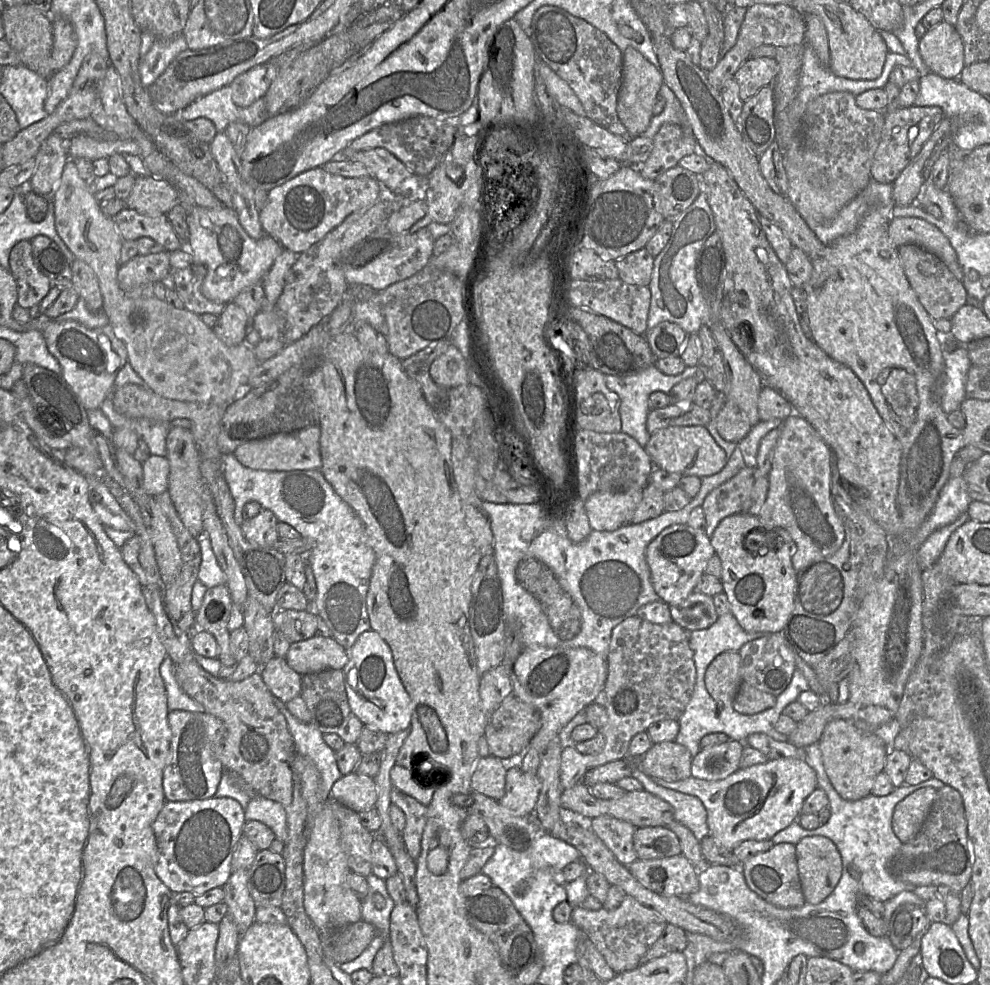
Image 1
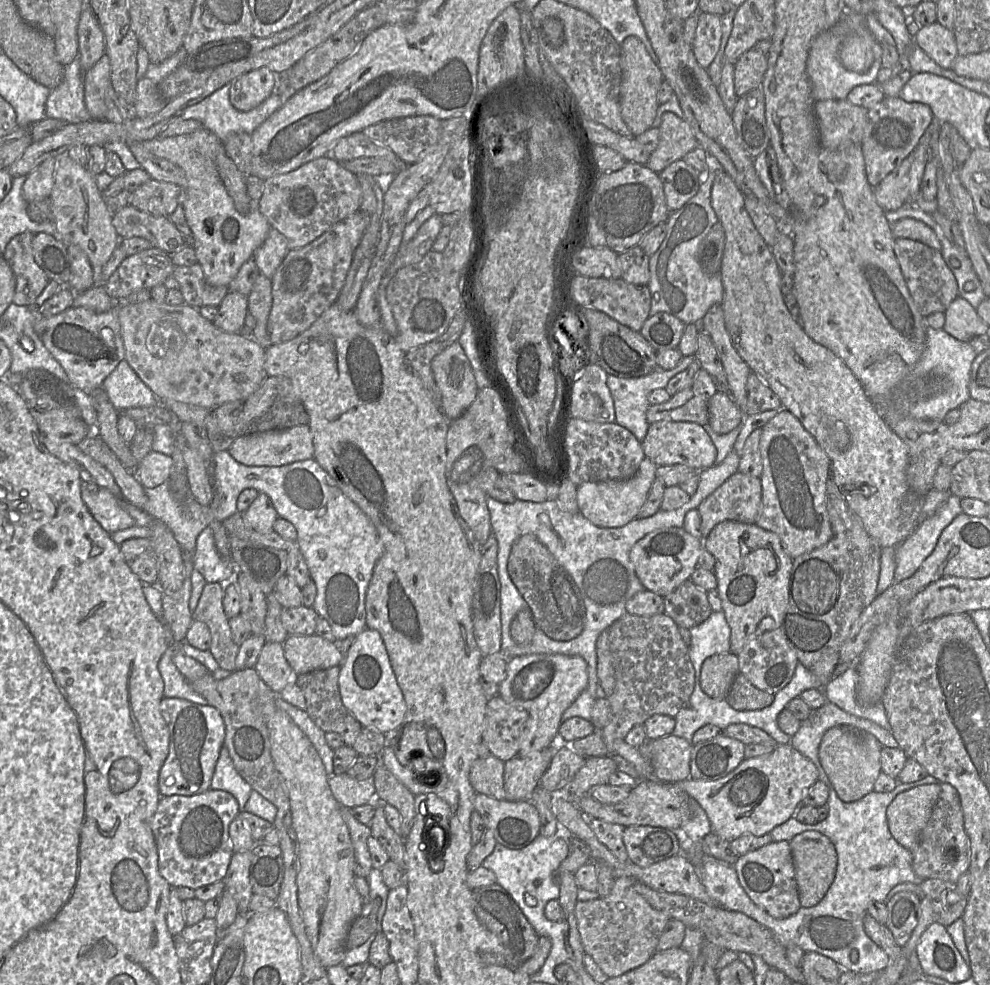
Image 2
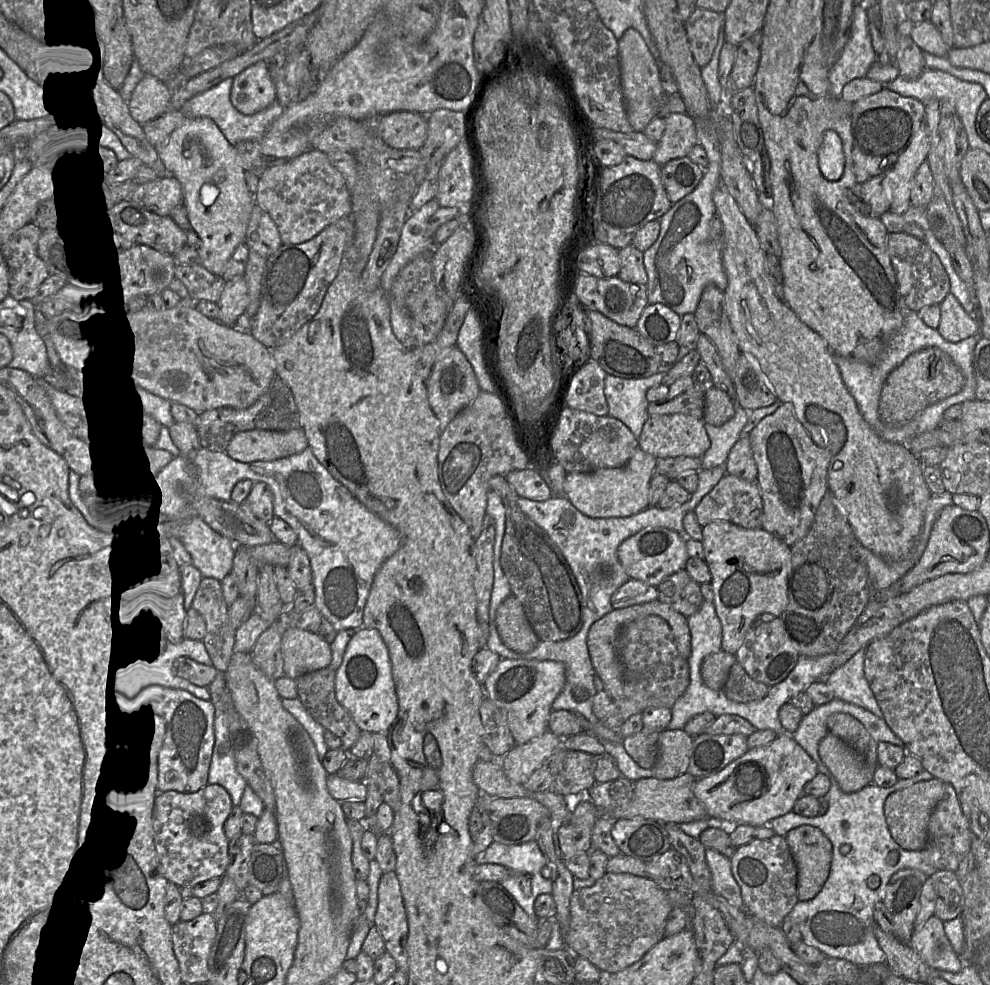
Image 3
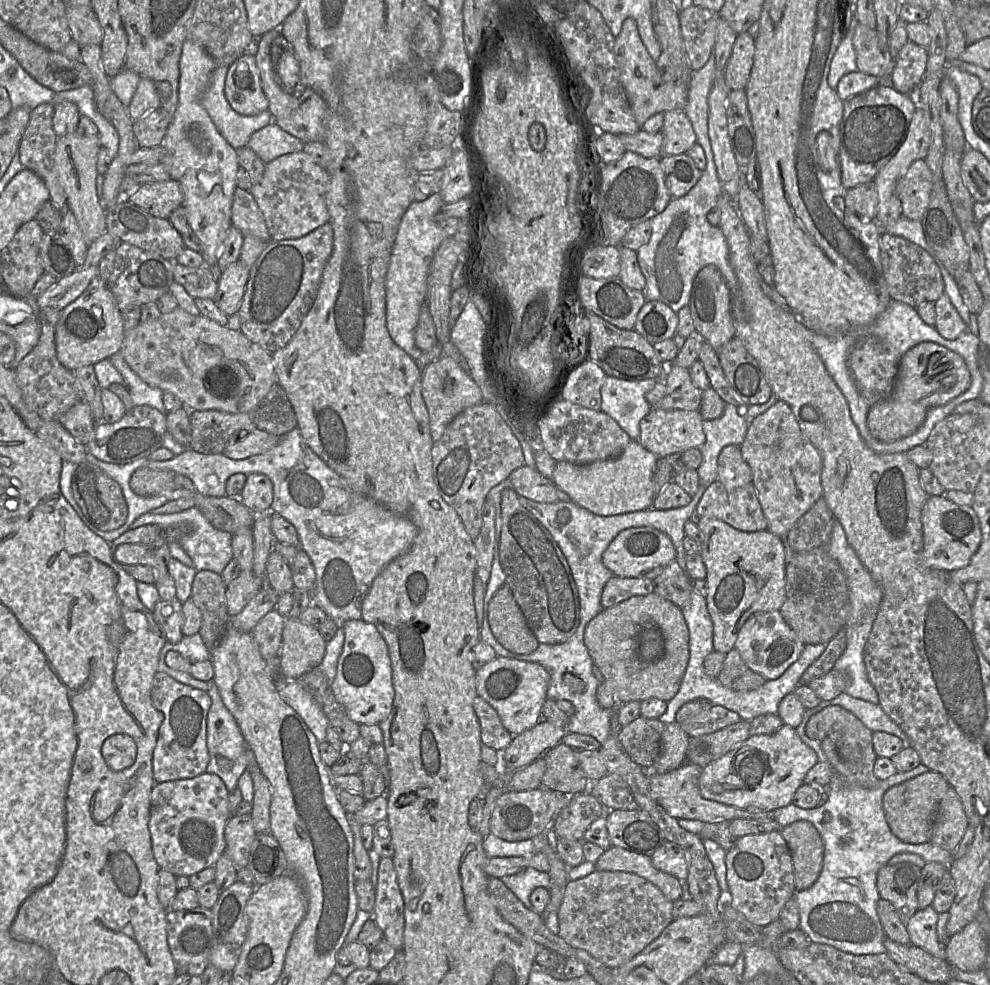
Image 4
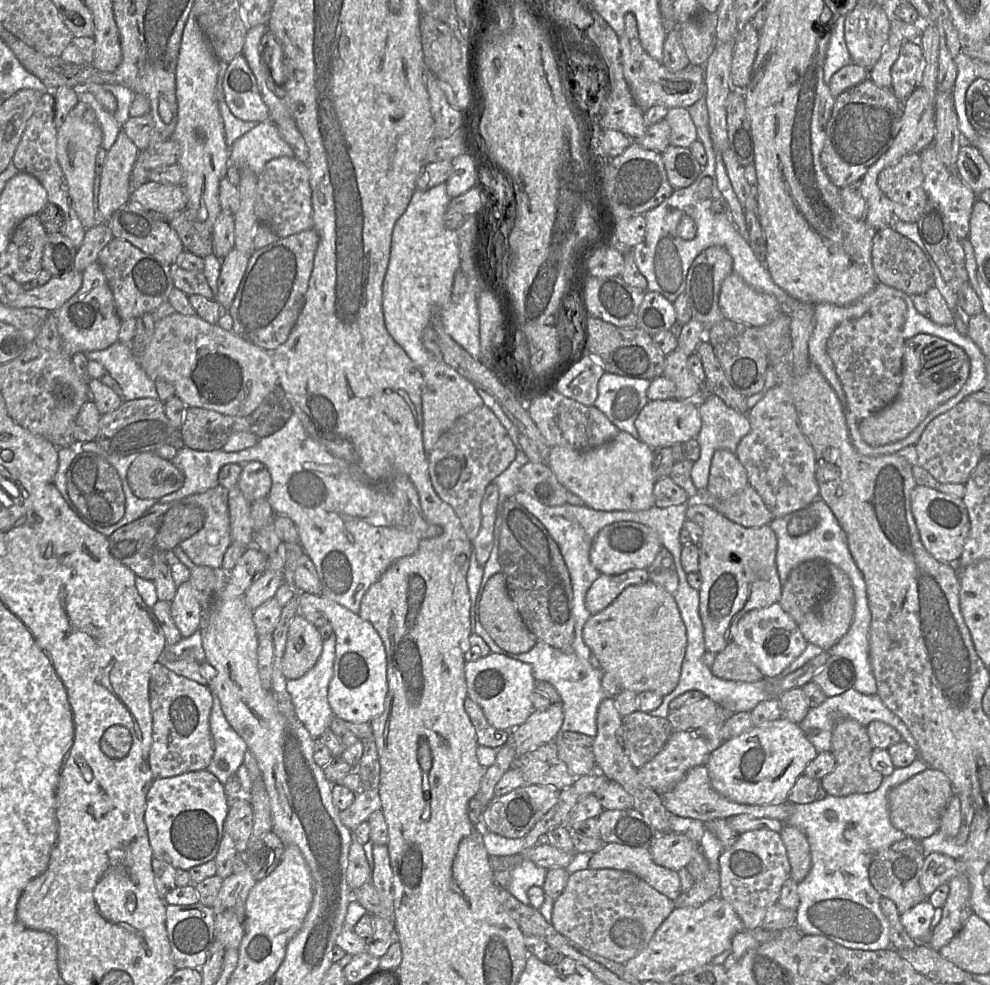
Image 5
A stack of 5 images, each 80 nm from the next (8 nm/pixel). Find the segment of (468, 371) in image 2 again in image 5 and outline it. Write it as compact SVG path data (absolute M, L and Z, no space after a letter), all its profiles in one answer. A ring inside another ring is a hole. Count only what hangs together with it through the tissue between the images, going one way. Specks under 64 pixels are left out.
M433 357L421 370L423 372L422 438L424 450L428 455L440 436L448 430L460 416L484 404L475 386L442 359Z

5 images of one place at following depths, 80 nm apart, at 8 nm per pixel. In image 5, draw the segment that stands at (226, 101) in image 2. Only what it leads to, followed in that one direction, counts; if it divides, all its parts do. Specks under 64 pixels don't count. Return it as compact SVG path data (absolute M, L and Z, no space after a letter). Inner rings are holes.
M219 61L219 69L216 83L216 96L219 106L219 112L223 120L225 139L227 145L231 147L236 140L238 140L244 134L256 127L259 122L240 120L239 118L235 117L229 109L225 101L223 89L223 78L227 67L228 63L224 61Z

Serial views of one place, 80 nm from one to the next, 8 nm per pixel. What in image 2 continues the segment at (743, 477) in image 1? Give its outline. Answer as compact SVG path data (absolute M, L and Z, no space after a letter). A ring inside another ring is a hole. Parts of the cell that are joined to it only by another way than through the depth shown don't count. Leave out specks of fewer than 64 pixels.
M737 472L697 508L701 517L703 539L715 526L725 521L755 524L761 507L761 479Z

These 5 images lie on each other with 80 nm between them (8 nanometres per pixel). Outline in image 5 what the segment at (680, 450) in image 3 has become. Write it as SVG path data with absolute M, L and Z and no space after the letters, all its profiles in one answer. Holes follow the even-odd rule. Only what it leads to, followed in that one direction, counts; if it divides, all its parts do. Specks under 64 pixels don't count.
M674 398L649 400L639 412L634 421L634 426L640 440L652 449L672 448L677 444L696 439L702 427L702 420L697 401L677 400Z

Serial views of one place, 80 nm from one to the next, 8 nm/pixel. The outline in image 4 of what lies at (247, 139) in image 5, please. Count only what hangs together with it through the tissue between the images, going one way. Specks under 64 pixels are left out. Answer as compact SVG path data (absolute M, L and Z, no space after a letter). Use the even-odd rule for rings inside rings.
M272 122L253 133L246 147L268 164L280 156L303 151L304 142Z

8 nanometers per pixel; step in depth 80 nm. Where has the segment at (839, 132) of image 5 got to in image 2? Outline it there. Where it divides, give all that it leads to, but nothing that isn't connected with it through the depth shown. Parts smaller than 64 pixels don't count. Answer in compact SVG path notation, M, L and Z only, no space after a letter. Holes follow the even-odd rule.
M885 96L868 108L868 123L861 142L868 183L875 187L917 147L935 122L931 109L922 103L905 102L899 97Z

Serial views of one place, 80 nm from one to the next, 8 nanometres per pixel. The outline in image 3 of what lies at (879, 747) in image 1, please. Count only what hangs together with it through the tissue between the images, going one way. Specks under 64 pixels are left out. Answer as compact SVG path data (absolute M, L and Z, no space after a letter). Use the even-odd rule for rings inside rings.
M828 733L820 741L819 756L844 793L857 792L873 783L876 768L869 765L856 750L833 734Z

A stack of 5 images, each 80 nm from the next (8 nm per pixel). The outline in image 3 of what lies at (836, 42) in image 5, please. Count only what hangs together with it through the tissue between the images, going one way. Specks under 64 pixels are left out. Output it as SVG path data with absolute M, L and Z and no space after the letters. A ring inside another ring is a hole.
M854 5L849 38L829 71L830 93L840 98L843 87L853 79L864 78L877 54L871 42L866 5Z

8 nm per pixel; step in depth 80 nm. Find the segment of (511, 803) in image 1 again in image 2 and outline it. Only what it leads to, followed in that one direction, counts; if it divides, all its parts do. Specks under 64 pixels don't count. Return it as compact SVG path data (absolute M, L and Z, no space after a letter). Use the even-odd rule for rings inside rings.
M555 745L527 757L516 756L505 762L504 789L508 801L531 801L539 780L555 754Z

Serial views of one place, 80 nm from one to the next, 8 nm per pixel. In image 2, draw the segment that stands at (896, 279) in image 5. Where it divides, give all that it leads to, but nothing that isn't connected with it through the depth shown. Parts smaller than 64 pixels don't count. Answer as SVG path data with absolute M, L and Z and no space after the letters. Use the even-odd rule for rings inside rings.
M895 238L893 249L909 293L921 315L927 317L934 312L944 313L952 301L959 297L959 292L956 279L940 251L907 238Z

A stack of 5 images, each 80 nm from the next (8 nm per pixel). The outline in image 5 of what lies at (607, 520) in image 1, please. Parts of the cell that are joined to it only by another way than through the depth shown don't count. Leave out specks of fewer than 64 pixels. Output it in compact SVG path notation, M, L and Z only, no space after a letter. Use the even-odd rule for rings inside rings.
M619 433L601 446L589 450L554 446L550 448L548 466L557 480L572 494L579 496L585 506L598 511L643 511L654 506L653 489L656 482L652 462L653 449L630 434Z

